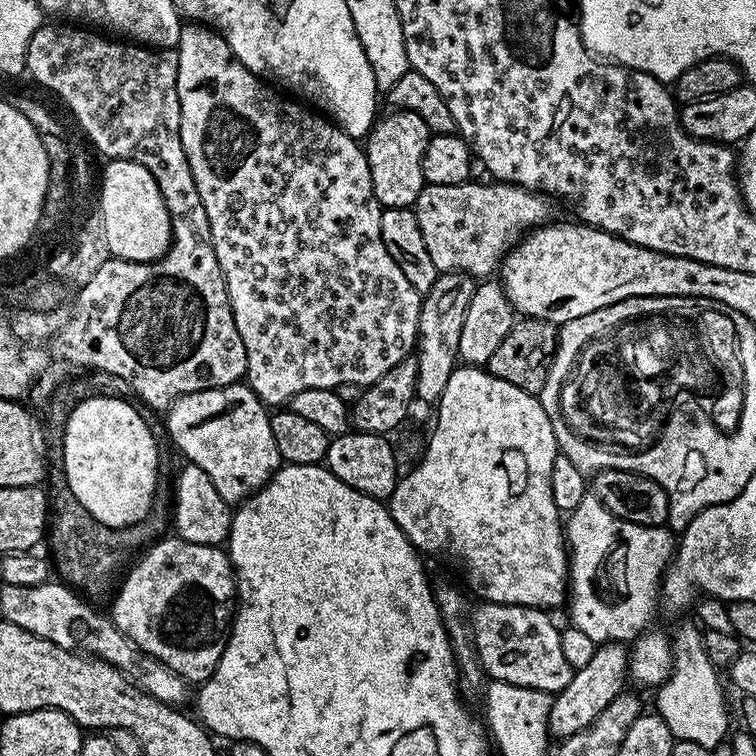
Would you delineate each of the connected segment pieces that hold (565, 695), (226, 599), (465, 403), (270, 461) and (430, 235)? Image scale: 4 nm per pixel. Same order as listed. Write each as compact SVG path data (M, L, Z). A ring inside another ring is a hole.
M604 642L596 649L596 653L586 662L586 666L575 669L570 684L555 693L552 701L552 709L548 715L548 731L553 737L563 738L573 736L586 726L590 726L611 704L617 703L620 691L624 683L629 683L628 670L629 649L620 642Z
M161 538L151 545L123 573L122 579L119 581L118 587L115 589L116 601L112 604L112 612L110 611L110 619L115 624L116 629L123 632L133 645L139 651L145 652L146 655L152 656L158 662L162 662L170 670L174 670L174 674L178 674L185 682L203 682L212 677L214 670L218 666L218 662L222 658L224 648L228 644L228 633L232 626L232 617L234 615L234 609L236 606L236 574L232 570L232 564L228 560L228 553L223 547L213 546L211 544L195 544L194 542L186 542L179 538Z
M480 366L456 367L454 374L450 374L450 382L446 382L446 390L442 390L436 410L436 429L433 430L432 437L427 437L426 447L413 467L417 468L405 476L403 473L397 479L396 489L387 497L386 503L394 522L398 522L408 541L421 553L445 552L464 571L469 586L480 595L478 597L481 601L545 610L558 607L563 602L564 595L566 600L570 592L570 552L566 547L566 528L562 523L562 513L554 506L554 494L550 494L550 470L558 451L546 410L533 393L518 390L518 386L510 386L510 382L494 378Z
M244 382L221 388L204 388L201 392L186 394L182 399L175 400L166 412L168 435L171 436L175 451L179 455L181 452L187 463L206 470L206 478L214 482L214 490L222 494L229 506L243 504L282 467L278 446L274 446L274 434L270 430L271 421L269 409Z
M487 183L425 184L418 194L414 211L437 273L468 272L474 278L491 277L488 275L499 269L507 252L525 233L553 219L553 201L547 195L529 192L517 184Z

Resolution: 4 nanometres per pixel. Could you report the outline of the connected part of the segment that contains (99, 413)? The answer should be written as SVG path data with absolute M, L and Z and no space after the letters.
M86 396L62 424L62 455L72 496L93 518L111 528L130 528L146 518L159 477L154 438L134 405L118 398Z

